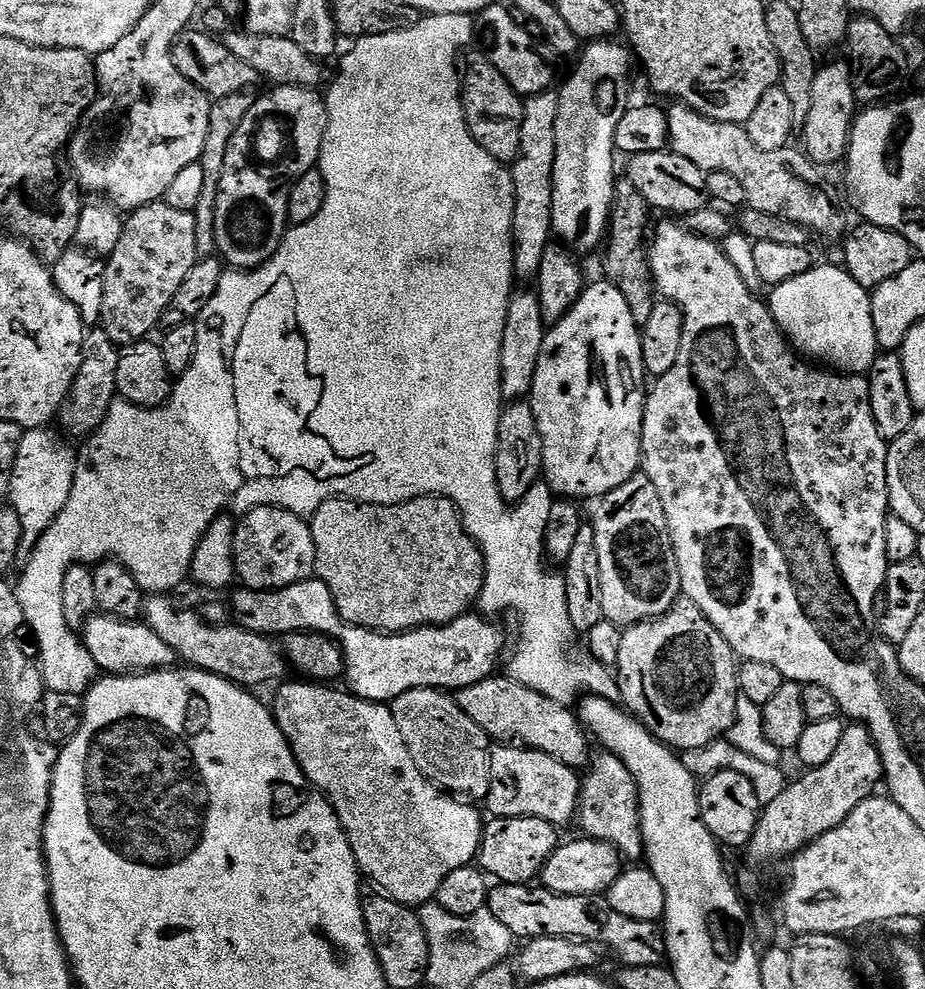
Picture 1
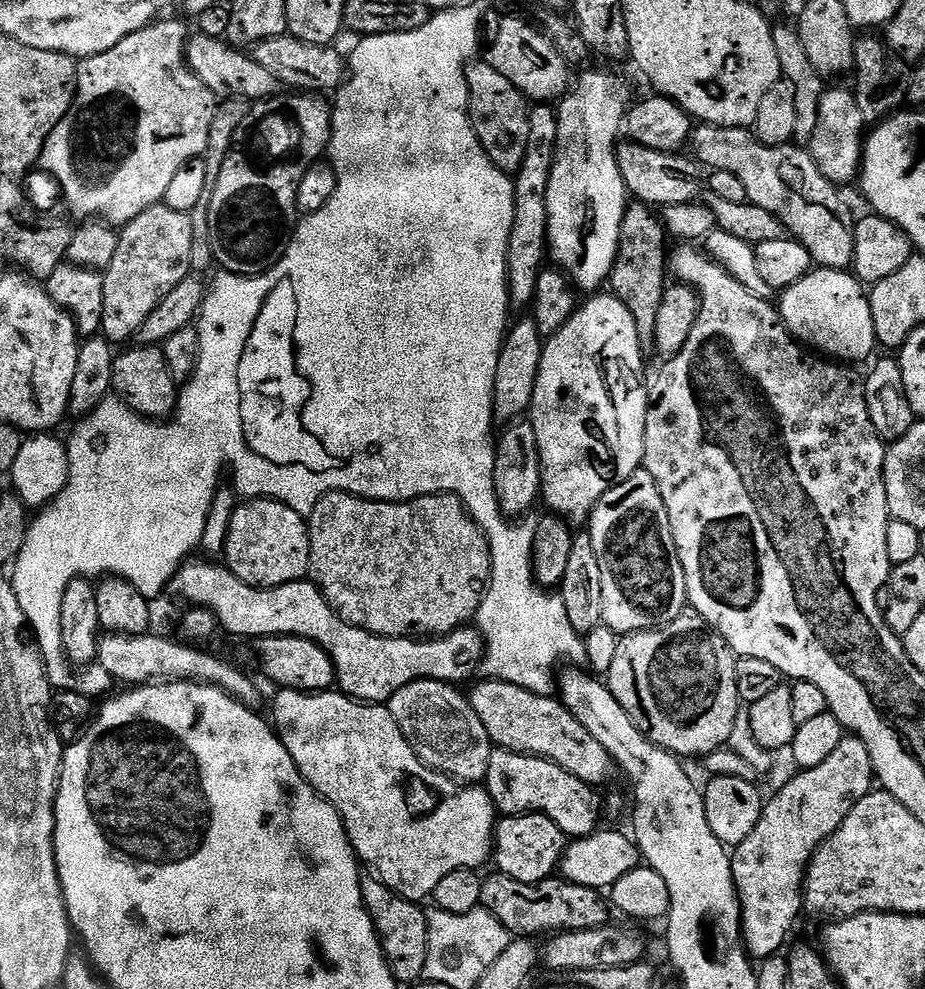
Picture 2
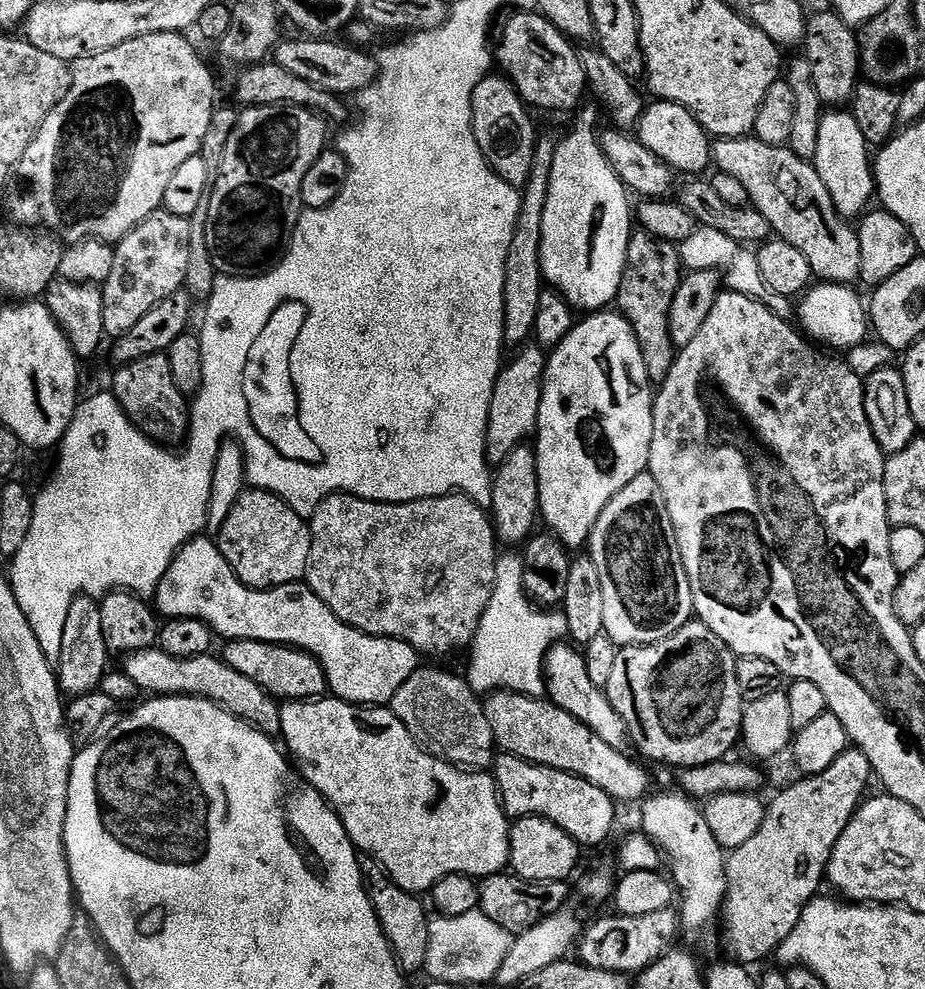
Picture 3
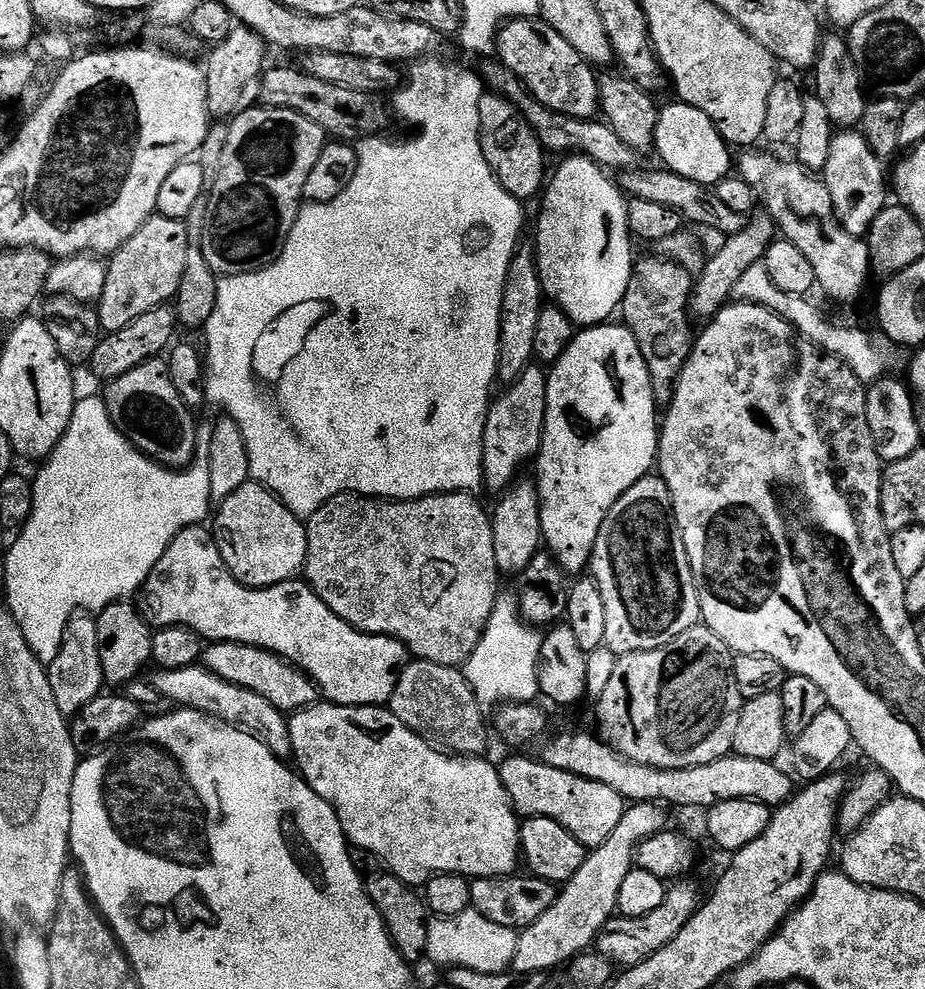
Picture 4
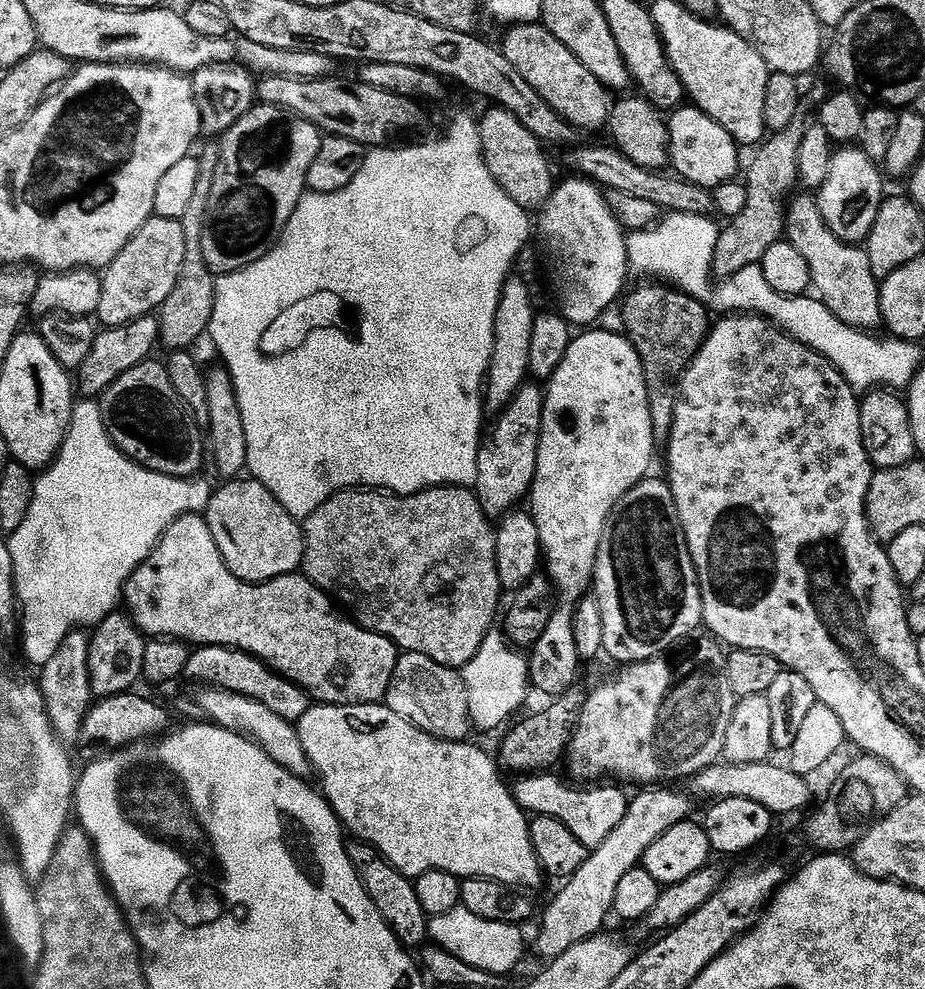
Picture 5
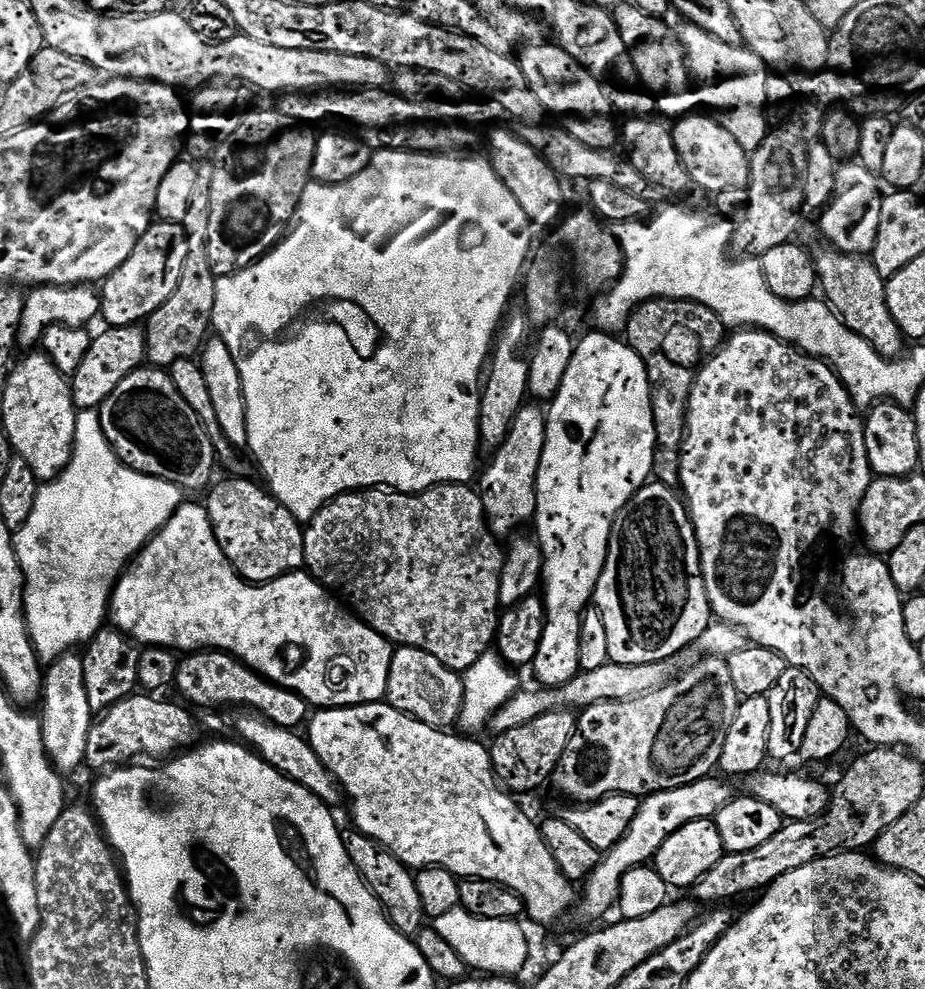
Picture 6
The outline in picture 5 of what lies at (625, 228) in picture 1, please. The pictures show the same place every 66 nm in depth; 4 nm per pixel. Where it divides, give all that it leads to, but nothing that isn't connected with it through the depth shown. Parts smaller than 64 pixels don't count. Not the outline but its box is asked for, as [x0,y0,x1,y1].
[624,282,710,441]

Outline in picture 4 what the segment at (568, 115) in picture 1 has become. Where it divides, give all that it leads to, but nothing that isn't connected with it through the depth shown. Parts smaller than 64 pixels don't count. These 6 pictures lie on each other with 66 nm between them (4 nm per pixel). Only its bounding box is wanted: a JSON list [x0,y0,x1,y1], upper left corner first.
[534,154,634,326]

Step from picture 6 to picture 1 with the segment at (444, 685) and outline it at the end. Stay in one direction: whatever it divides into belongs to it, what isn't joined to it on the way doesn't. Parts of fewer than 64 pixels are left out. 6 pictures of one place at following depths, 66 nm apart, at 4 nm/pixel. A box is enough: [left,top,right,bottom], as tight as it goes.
[390,688,494,802]

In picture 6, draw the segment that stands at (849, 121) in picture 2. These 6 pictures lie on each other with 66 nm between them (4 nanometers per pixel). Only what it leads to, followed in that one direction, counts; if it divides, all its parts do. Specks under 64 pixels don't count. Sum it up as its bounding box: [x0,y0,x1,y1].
[819,162,882,256]

